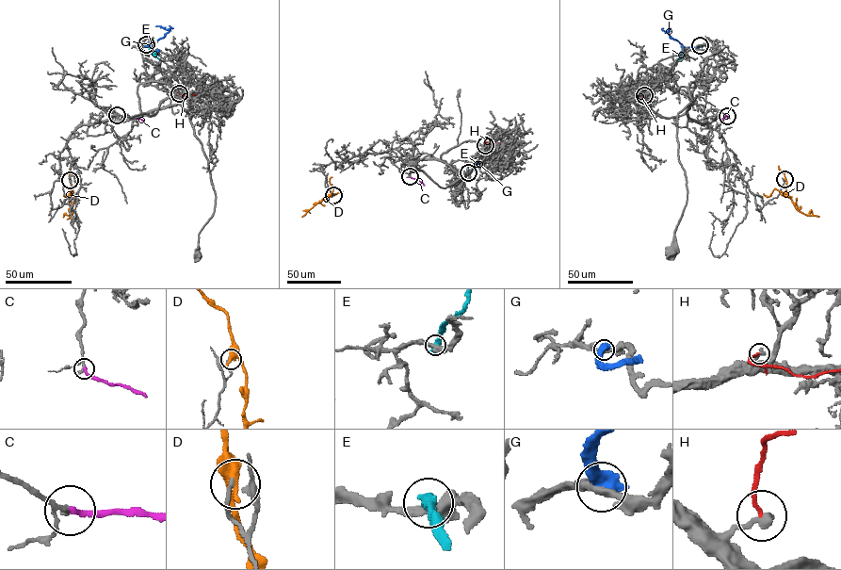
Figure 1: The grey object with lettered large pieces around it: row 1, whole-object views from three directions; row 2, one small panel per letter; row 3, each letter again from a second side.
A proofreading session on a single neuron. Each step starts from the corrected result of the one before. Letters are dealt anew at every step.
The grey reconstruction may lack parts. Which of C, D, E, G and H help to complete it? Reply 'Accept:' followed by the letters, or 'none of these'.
Accept: none of these

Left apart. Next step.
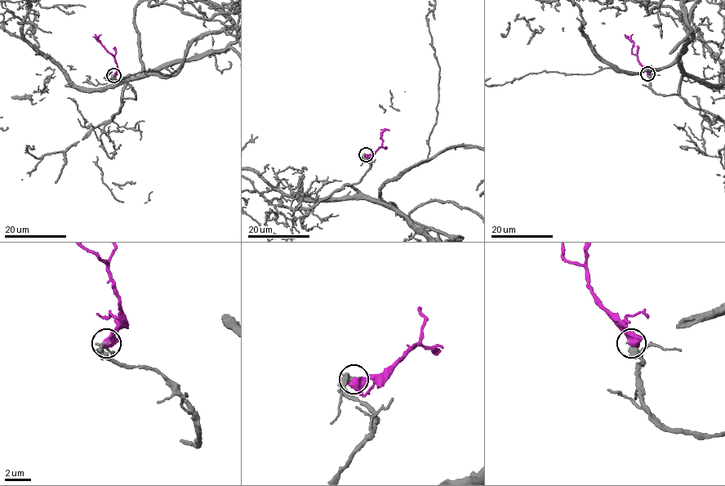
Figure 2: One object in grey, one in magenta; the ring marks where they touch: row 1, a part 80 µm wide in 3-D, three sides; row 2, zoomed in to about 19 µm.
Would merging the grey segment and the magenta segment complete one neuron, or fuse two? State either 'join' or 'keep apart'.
join

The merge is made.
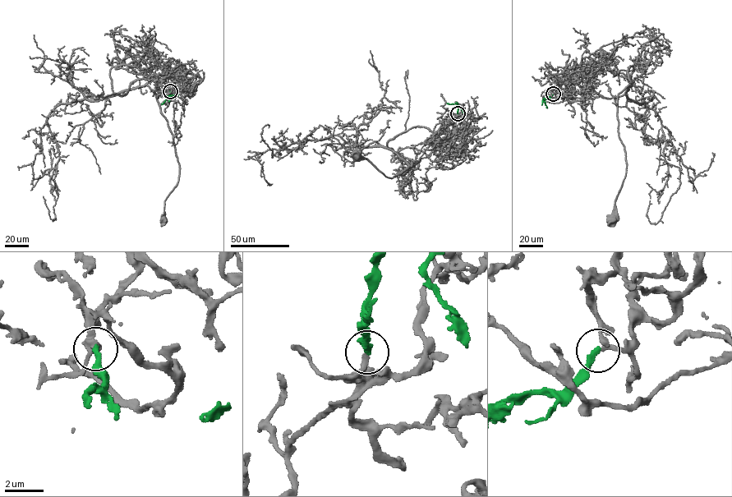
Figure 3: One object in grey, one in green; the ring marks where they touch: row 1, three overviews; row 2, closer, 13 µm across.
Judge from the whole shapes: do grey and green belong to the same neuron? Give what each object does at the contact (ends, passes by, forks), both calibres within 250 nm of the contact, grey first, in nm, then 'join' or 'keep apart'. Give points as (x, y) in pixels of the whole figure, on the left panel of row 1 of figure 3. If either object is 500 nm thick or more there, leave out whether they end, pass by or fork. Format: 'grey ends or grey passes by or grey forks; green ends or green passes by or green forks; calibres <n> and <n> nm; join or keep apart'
grey ends; green ends; calibres 240 and 280 nm; join

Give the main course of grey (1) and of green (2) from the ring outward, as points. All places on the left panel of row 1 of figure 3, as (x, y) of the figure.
1: (170, 91), (175, 79), (142, 77), (115, 95), (110, 71), (140, 70), (168, 121), (179, 175), (163, 218)
2: (170, 91), (161, 104)

